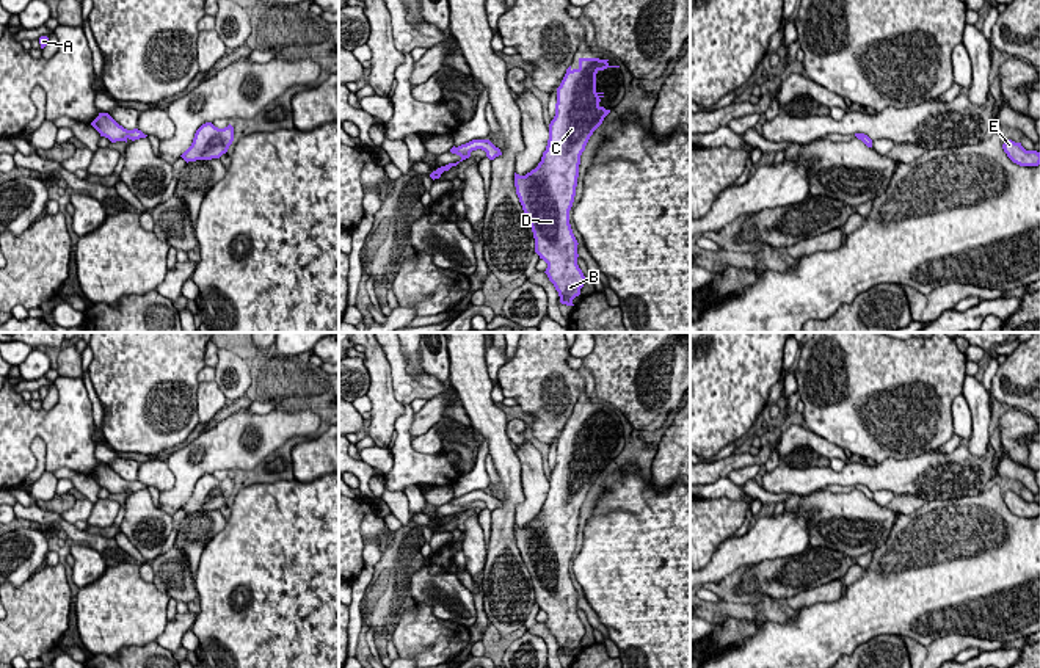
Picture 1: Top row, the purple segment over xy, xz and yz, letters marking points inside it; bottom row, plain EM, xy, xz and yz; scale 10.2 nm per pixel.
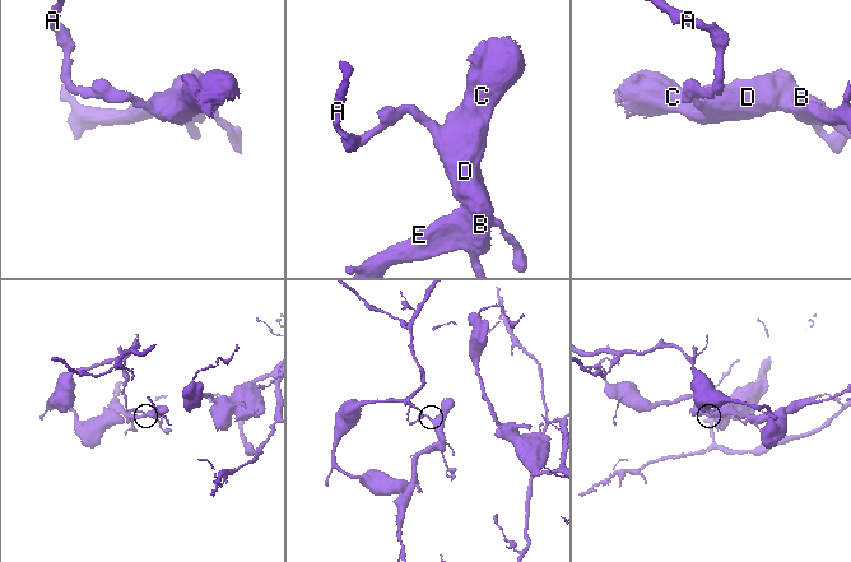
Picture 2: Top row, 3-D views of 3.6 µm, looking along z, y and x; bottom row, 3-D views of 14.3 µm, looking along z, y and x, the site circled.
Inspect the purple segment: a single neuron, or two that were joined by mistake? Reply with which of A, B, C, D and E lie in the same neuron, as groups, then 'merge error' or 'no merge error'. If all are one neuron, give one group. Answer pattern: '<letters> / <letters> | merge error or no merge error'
A / B C D E | merge error

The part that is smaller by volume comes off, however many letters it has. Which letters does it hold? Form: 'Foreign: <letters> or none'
Foreign: B, C, D, E

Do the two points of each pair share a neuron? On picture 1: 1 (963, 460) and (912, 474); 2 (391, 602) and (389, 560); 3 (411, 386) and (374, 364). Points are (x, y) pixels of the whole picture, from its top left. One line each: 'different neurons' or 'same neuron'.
1: same neuron
2: same neuron
3: different neurons

